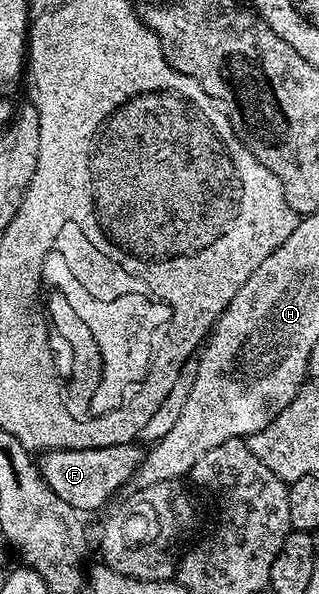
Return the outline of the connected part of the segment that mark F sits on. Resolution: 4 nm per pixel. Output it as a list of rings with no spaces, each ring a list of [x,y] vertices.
[[[134,442],[119,443],[116,447],[94,447],[93,449],[48,450],[43,460],[38,460],[39,475],[65,501],[68,508],[79,511],[95,511],[111,499],[115,486],[122,479],[140,470],[145,454],[144,448],[135,447]]]

